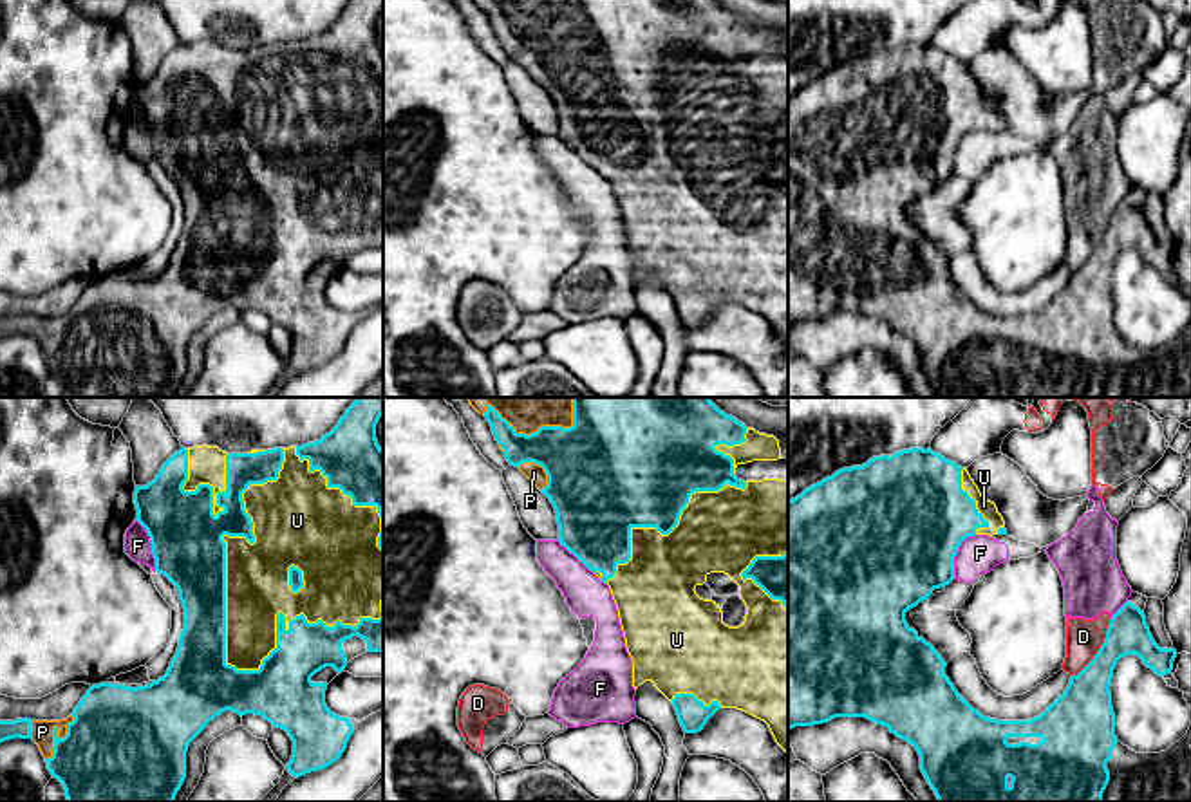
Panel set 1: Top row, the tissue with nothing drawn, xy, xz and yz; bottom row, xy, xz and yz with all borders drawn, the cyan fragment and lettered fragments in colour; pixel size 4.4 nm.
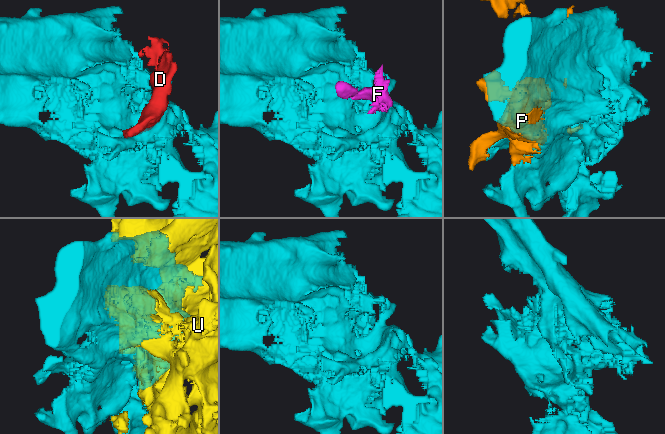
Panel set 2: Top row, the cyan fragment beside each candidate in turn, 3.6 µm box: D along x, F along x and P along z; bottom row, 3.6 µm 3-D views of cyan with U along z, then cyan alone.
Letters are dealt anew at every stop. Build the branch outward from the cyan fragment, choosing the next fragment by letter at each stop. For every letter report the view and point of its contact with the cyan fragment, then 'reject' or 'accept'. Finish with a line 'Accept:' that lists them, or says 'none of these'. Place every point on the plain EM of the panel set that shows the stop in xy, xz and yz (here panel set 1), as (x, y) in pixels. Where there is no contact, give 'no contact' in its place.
D: yz (1099, 244) | reject
F: xy (150, 138) | reject
P: xy (56, 331) | accept
U: xy (226, 129) | accept
Accept: P, U

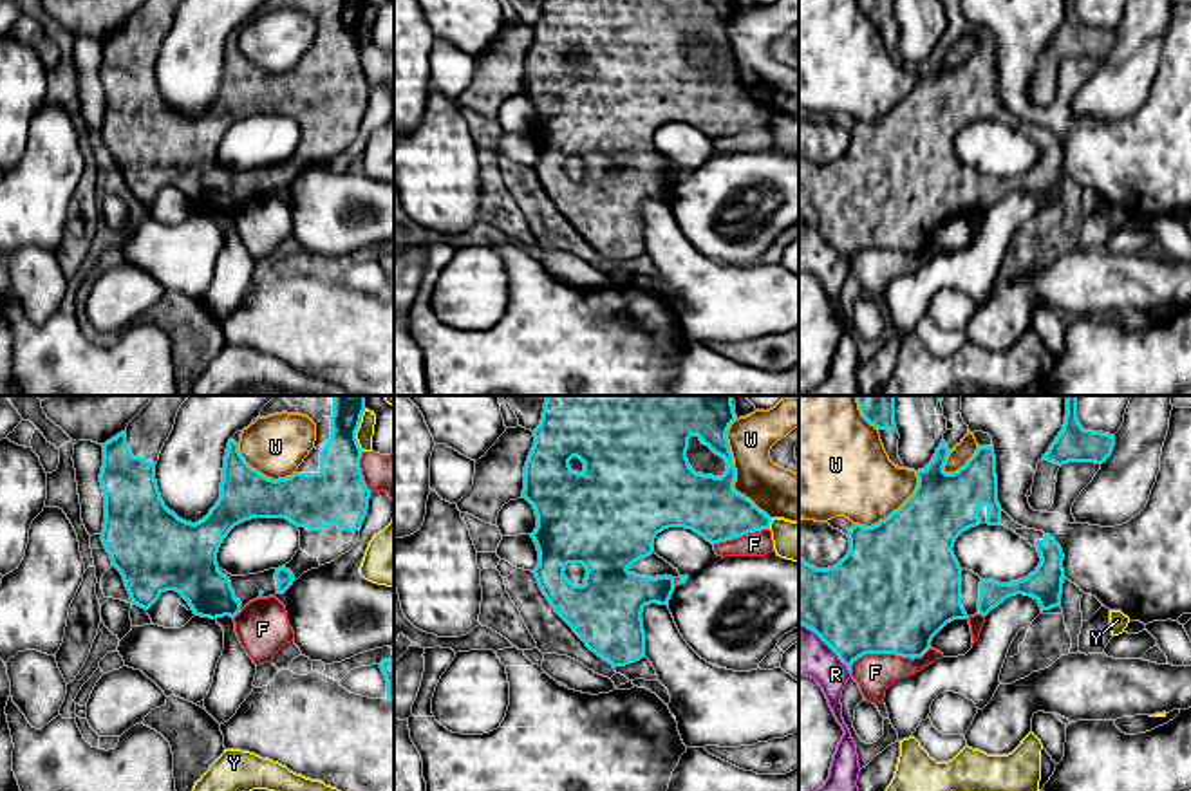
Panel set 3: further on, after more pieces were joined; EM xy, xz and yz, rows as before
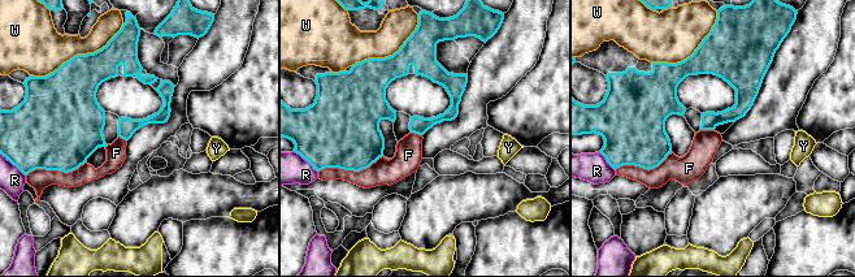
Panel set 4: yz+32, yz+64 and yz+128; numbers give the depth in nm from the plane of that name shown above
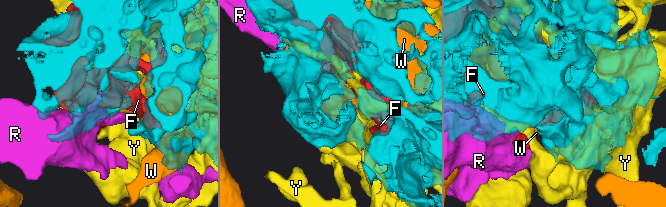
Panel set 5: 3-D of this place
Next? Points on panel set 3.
F: yz (886, 248) | reject
R: yz (828, 241) | reject
W: xz (734, 67) | reject
Y: xy (356, 26) | reject
Accept: none of these

